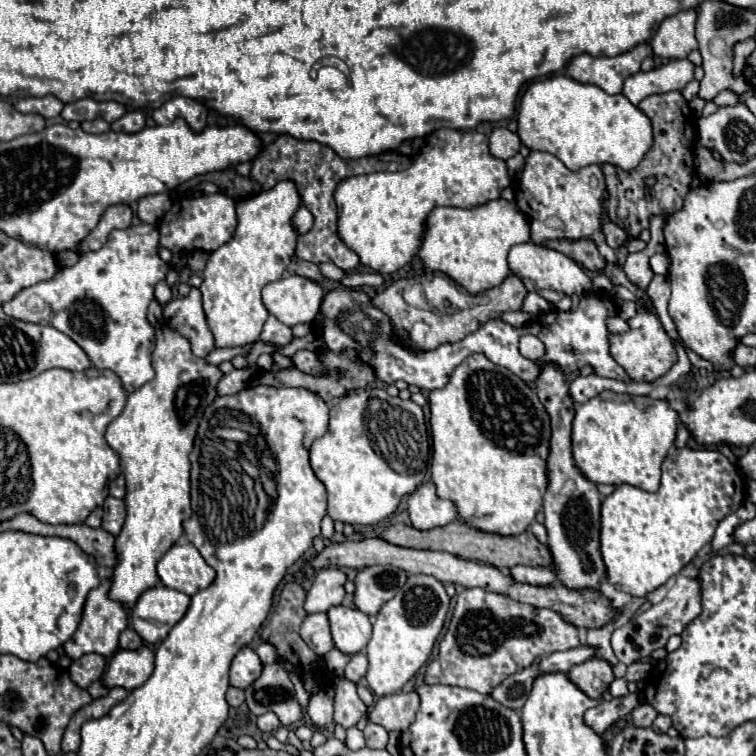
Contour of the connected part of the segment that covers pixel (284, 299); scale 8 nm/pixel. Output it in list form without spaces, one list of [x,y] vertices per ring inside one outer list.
[[[289,274],[289,276],[275,280],[275,282],[271,282],[263,288],[265,308],[269,310],[269,314],[279,318],[287,326],[295,326],[295,324],[301,324],[301,322],[311,324],[315,320],[319,308],[321,308],[323,296],[325,296],[325,290],[317,282],[303,278],[303,276],[297,276],[297,274]]]

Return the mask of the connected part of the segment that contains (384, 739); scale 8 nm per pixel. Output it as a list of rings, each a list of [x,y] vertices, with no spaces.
[[[367,722],[363,732],[365,732],[365,740],[369,748],[385,748],[389,742],[389,732],[375,722]]]

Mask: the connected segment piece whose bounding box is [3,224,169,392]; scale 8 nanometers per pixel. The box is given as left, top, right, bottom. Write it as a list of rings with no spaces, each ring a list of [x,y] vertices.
[[[137,224],[125,230],[115,230],[111,232],[101,250],[83,254],[75,266],[61,268],[53,280],[25,288],[23,292],[19,292],[19,296],[15,296],[15,300],[3,304],[3,310],[5,314],[17,320],[53,326],[59,332],[67,334],[85,350],[93,366],[113,370],[121,378],[123,388],[127,392],[133,392],[135,388],[141,388],[145,382],[155,378],[155,370],[151,366],[151,348],[155,344],[155,330],[147,322],[145,314],[149,302],[153,300],[155,284],[165,280],[165,274],[169,270],[169,264],[165,264],[157,254],[157,240],[159,232],[151,224]]]

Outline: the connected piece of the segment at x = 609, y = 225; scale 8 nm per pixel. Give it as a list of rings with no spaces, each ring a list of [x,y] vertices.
[[[605,218],[605,222],[603,222],[603,234],[605,234],[605,238],[607,238],[607,244],[609,244],[611,248],[615,248],[615,250],[627,240],[627,232],[625,232],[623,228],[615,226],[609,218]]]

